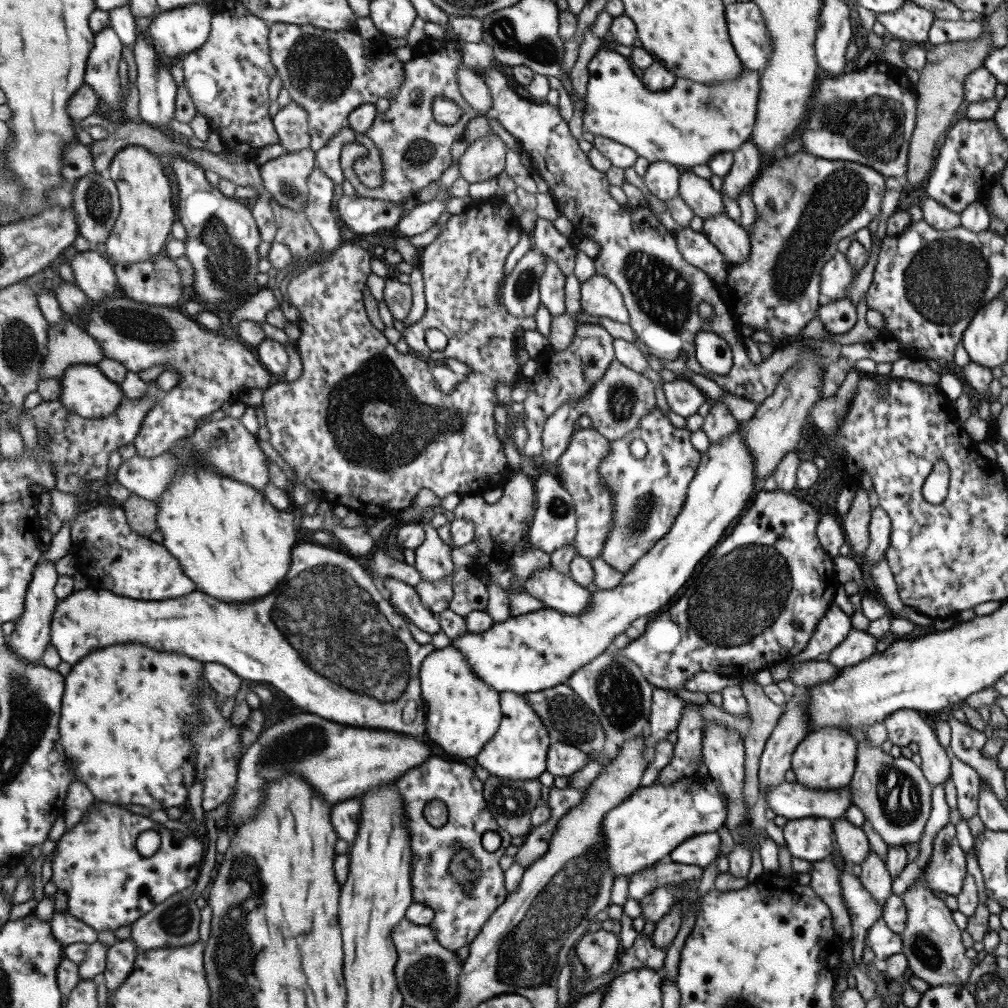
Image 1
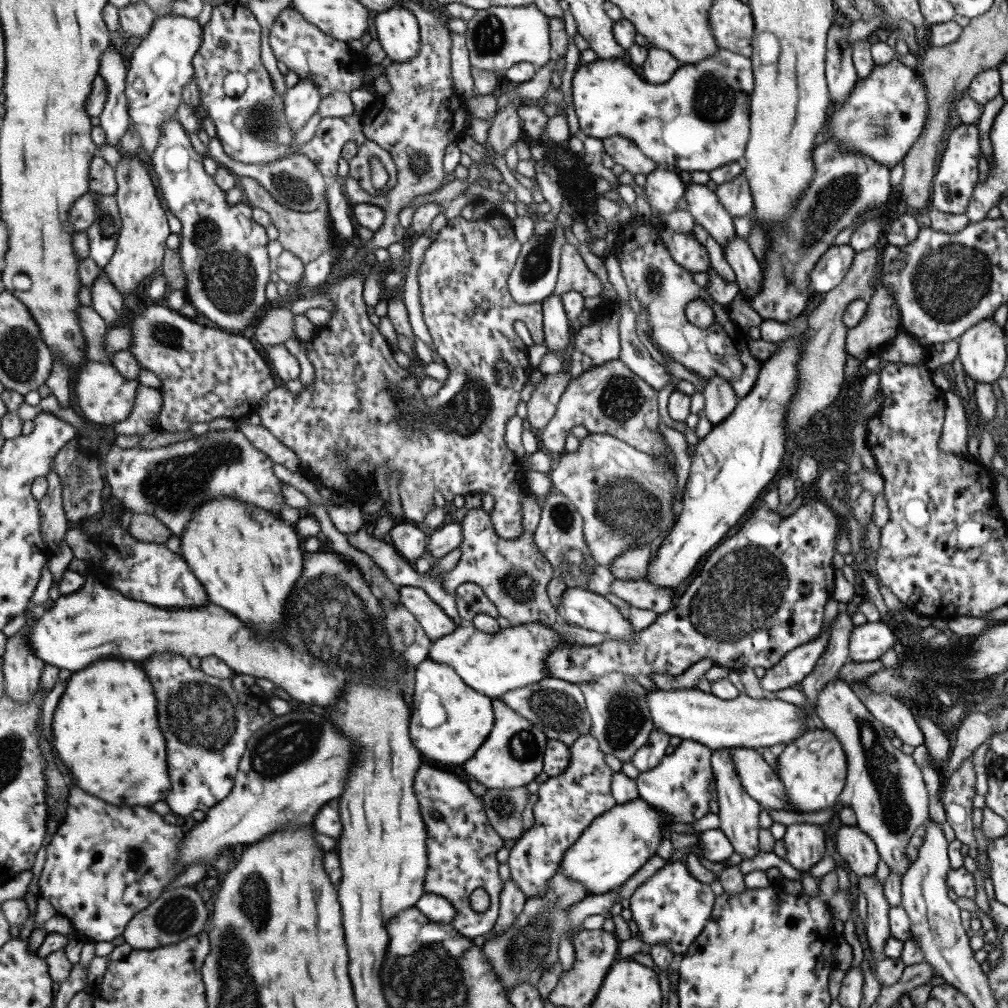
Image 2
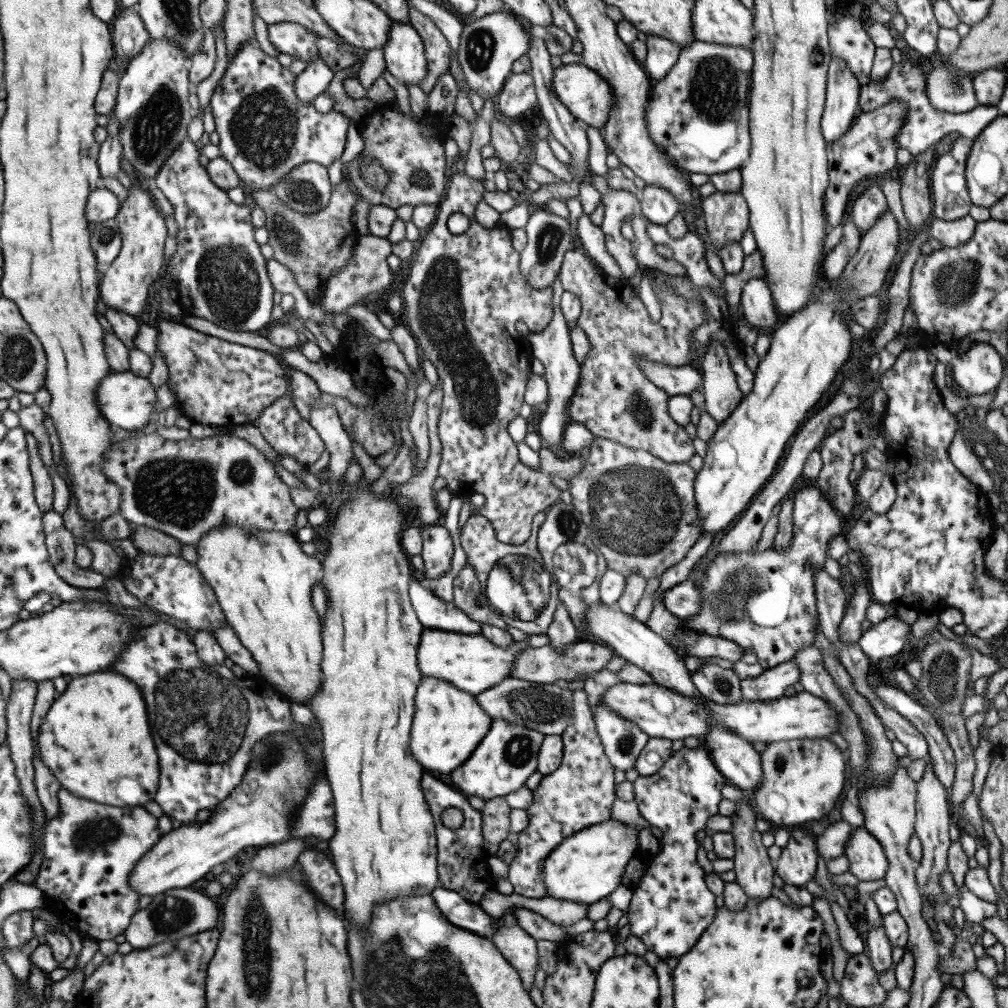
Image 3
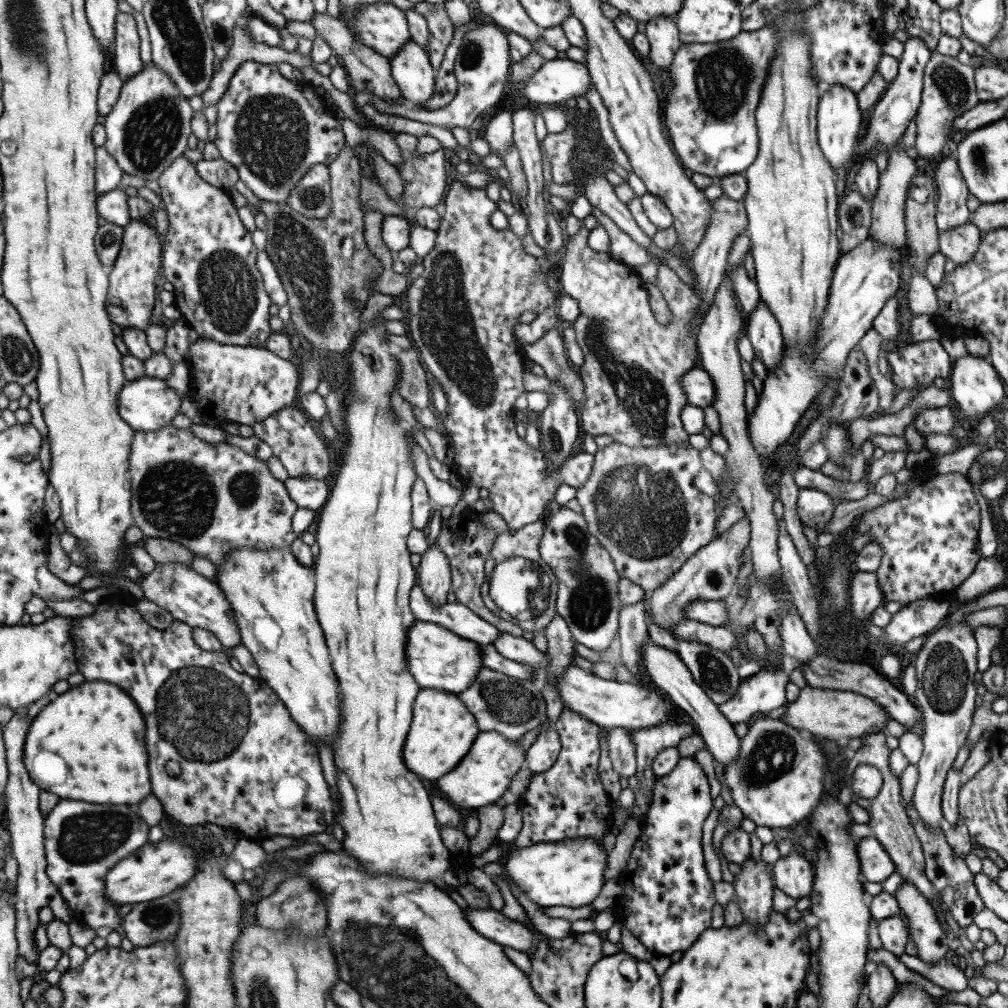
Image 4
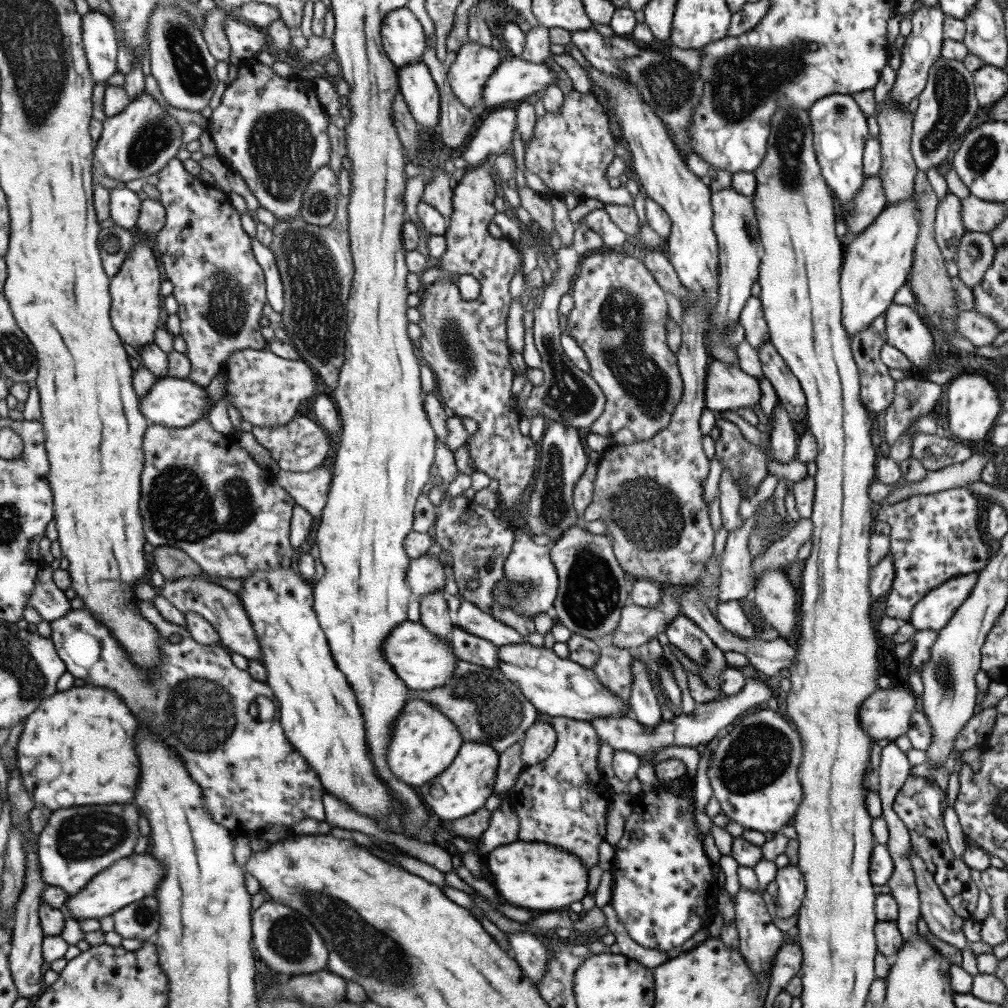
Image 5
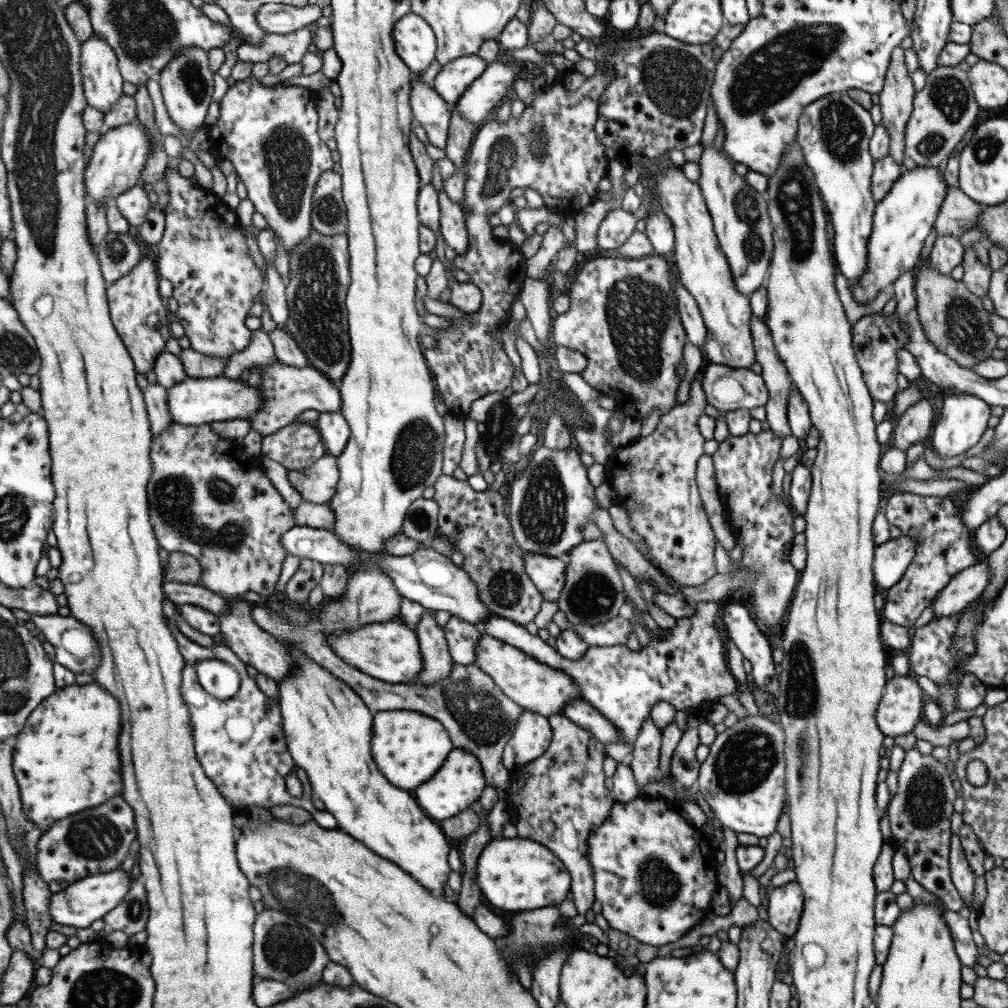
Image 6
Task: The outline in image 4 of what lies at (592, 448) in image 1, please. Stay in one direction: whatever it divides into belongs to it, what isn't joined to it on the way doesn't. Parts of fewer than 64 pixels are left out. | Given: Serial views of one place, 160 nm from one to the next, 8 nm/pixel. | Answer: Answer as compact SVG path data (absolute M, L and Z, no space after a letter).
M611 443L607 446L597 447L593 455L593 464L589 477L585 480L583 486L576 490L575 500L581 507L581 514L586 520L588 532L594 536L599 544L608 552L611 557L614 569L619 577L628 578L633 584L637 584L643 590L655 590L661 586L694 552L705 546L715 538L714 526L716 523L717 508L714 498L707 496L697 490L694 486L693 479L697 471L701 468L698 450L695 450L689 444L686 446L647 446L647 447L629 447L623 443Z

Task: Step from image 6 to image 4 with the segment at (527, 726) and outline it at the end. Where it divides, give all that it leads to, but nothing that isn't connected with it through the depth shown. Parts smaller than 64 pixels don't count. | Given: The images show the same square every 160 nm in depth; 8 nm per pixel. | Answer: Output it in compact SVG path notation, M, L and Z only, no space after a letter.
M547 728L535 737L535 742L532 742L526 750L525 767L533 773L543 772L555 762L559 751L558 734L552 728Z

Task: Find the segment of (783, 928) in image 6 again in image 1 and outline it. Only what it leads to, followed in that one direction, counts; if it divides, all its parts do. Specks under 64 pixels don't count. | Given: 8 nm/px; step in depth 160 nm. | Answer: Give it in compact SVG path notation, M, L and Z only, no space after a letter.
M817 817L787 820L782 838L791 857L808 863L826 860L833 847L832 820Z

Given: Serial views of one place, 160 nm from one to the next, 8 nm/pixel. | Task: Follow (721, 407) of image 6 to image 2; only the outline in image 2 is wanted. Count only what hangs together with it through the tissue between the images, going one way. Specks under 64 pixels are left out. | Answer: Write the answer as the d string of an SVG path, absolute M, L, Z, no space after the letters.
M624 309L620 313L618 338L620 344L618 360L641 378L641 381L651 386L653 390L659 391L671 380L671 374L653 360L639 342L635 333L634 313L629 309Z

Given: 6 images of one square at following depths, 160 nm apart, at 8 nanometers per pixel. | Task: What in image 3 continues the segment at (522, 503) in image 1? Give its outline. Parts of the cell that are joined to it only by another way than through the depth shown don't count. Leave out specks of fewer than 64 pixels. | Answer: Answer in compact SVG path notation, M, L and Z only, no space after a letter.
M473 511L465 521L460 533L460 545L479 581L489 610L501 617L506 626L511 626L527 636L546 633L552 622L557 602L558 585L548 568L541 563L536 549L536 532L543 522L544 512L537 512L530 524L530 535L523 544L503 544L494 537L491 523Z

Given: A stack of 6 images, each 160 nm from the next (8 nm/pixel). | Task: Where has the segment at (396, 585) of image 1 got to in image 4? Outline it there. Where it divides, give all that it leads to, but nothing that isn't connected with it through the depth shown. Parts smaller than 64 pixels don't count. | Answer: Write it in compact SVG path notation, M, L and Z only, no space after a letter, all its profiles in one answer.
M416 584L410 594L410 605L418 621L426 621L445 627L461 638L476 642L478 645L488 645L500 633L489 622L481 620L466 606L454 603L434 605L423 594L423 587Z

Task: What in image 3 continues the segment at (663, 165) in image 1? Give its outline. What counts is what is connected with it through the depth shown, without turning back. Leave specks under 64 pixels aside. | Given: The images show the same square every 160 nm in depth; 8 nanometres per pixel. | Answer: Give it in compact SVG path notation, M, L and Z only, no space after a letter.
M645 185L642 188L640 210L651 223L665 226L680 213L678 200L660 186Z

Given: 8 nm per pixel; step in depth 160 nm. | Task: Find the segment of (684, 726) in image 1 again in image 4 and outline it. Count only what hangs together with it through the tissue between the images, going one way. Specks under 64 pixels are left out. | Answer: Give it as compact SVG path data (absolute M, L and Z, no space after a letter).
M691 755L679 757L674 769L662 777L655 777L651 786L651 798L640 823L641 834L635 840L619 876L622 894L617 901L618 917L624 928L629 930L639 942L653 955L665 956L674 952L683 953L711 922L711 908L716 904L713 883L705 871L701 837L703 821L711 808L709 782L701 766Z

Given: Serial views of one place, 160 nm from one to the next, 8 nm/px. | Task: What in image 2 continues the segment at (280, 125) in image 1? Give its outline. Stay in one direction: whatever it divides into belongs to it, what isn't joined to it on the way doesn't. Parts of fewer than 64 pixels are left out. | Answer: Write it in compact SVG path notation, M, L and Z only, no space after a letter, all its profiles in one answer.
M310 78L300 80L297 86L288 88L285 93L286 117L289 119L290 129L299 132L307 126L313 114L317 114L321 104L319 86Z

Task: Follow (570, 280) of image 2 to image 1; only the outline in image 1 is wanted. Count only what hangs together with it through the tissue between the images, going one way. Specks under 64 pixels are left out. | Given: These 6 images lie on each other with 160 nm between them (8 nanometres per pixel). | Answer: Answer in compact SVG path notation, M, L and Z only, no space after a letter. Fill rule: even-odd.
M537 217L532 230L531 246L536 250L542 251L565 275L572 274L574 269L574 256L577 249L569 243L567 230L544 218ZM601 274L579 284L580 311L590 316L607 317L618 323L628 323L629 315L624 307L622 296L617 287Z

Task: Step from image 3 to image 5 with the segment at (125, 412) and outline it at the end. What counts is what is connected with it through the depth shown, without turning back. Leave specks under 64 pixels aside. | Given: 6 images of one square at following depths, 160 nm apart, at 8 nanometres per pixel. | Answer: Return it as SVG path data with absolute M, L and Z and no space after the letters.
M174 377L159 379L151 390L143 397L142 408L143 415L151 424L183 428L194 425L195 422L202 421L207 417L213 405L211 403L210 391L201 387L198 383L190 379L179 379Z

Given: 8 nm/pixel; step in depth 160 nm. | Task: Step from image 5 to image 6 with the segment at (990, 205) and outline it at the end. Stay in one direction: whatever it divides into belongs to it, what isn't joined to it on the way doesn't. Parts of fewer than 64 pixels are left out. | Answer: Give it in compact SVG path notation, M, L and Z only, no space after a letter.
M947 187L934 226L937 235L959 236L974 228L982 205L973 202L957 187Z

